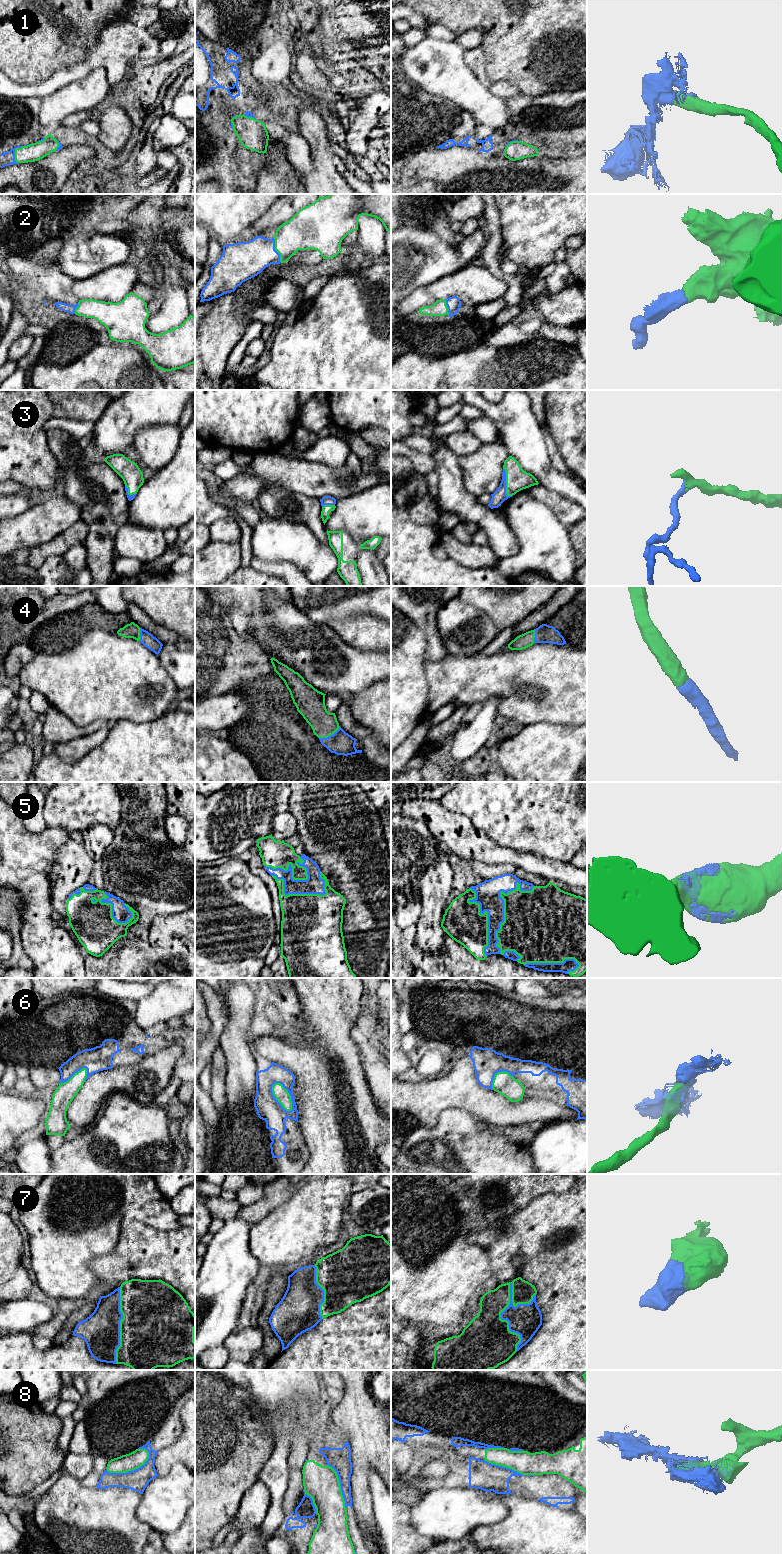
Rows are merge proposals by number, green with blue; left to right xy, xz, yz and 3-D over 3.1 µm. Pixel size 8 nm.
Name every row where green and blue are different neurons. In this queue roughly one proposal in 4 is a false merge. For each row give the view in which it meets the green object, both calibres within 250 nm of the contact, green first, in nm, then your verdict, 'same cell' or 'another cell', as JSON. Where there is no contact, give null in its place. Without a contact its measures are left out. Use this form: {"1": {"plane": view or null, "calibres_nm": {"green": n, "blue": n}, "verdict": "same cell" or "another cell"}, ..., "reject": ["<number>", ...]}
{"1": {"plane": "xy", "calibres_nm": {"green": 140, "blue": 110}, "verdict": "same cell"}, "2": {"plane": "xz", "calibres_nm": {"green": 280, "blue": 300}, "verdict": "same cell"}, "3": {"plane": "yz", "calibres_nm": {"green": 180, "blue": 110}, "verdict": "same cell"}, "4": {"plane": "xz", "calibres_nm": {"green": 200, "blue": 190}, "verdict": "same cell"}, "5": {"plane": "yz", "calibres_nm": {"green": 440, "blue": 190}, "verdict": "same cell"}, "6": {"plane": "xz", "calibres_nm": {"green": 110, "blue": 190}, "verdict": "same cell"}, "7": {"plane": "yz", "calibres_nm": {"green": 420, "blue": 260}, "verdict": "same cell"}, "8": {"plane": "xy", "calibres_nm": {"green": 140, "blue": 180}, "verdict": "another cell"}, "reject": ["8"]}

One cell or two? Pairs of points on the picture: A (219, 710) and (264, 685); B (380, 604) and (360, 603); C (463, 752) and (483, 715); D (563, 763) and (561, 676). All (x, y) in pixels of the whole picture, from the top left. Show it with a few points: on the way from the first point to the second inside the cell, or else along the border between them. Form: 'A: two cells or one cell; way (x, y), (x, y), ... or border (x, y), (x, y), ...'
A: two cells; border (234, 690), (248, 698), (255, 707), (256, 715)
B: one cell; way (375, 603), (365, 603)
C: one cell; way (465, 743), (478, 724)
D: two cells; border (539, 721), (576, 726)

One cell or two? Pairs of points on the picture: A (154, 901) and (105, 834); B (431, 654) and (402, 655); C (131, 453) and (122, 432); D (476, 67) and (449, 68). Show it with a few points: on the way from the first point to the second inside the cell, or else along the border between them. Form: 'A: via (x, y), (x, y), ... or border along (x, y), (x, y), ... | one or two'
A: border along (113, 831), (113, 840), (99, 861) | two
B: border along (423, 631), (427, 637), (426, 660) | two
C: border along (133, 445), (123, 454) | two
D: border along (465, 51), (464, 62), (484, 85) | two

